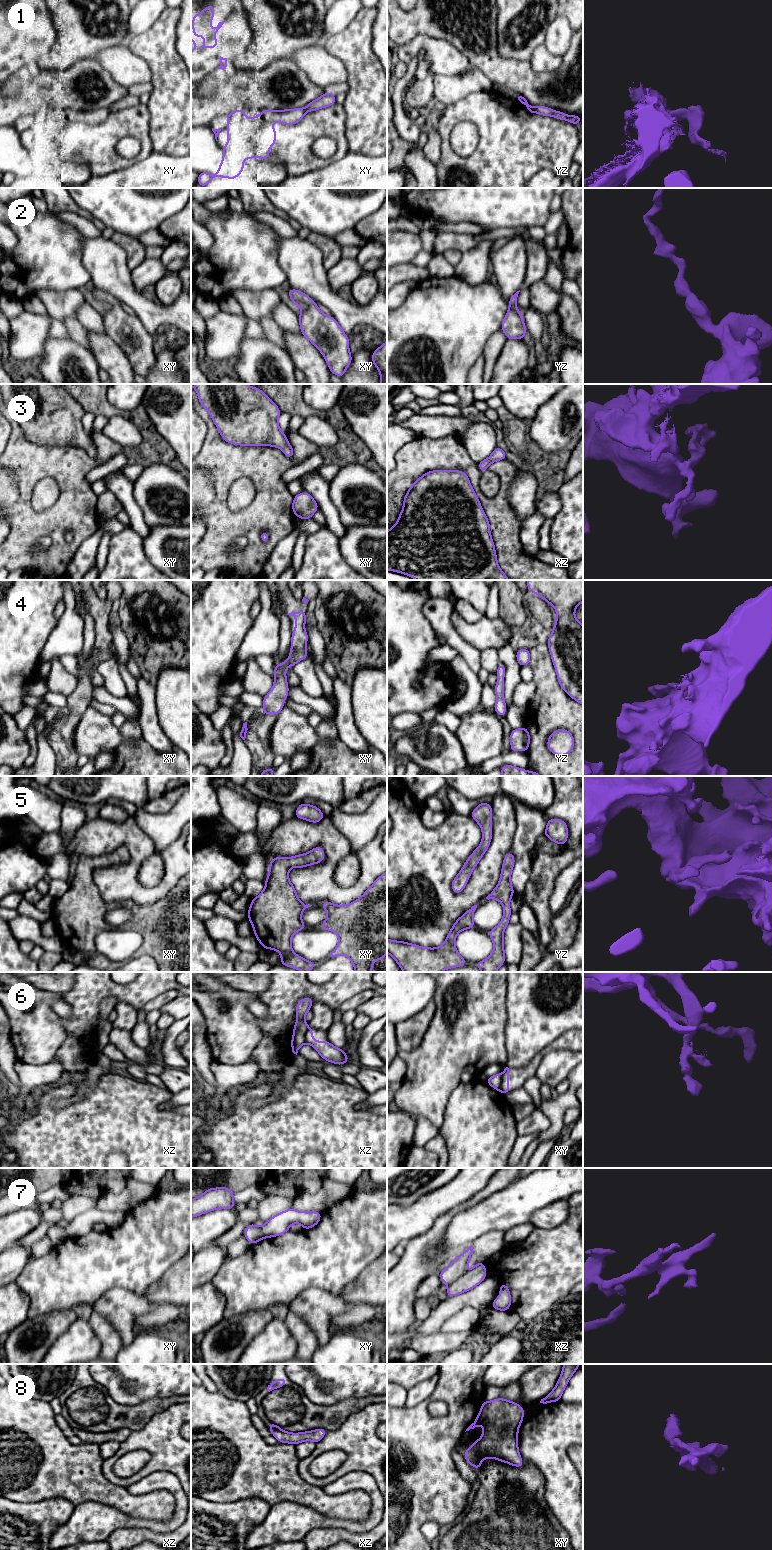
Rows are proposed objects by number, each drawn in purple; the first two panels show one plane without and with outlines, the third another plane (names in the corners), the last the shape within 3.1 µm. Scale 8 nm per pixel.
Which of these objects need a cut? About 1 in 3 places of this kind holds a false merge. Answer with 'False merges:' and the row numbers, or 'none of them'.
False merges: 1, 6, 7, 8

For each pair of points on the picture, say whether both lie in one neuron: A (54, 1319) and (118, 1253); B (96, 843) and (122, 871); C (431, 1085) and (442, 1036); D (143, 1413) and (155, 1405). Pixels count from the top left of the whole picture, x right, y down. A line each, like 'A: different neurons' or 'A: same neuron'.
A: different neurons
B: same neuron
C: same neuron
D: same neuron

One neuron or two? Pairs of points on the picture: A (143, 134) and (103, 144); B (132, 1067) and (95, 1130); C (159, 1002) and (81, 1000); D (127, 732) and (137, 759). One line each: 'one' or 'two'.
A: one
B: two
C: two
D: one

